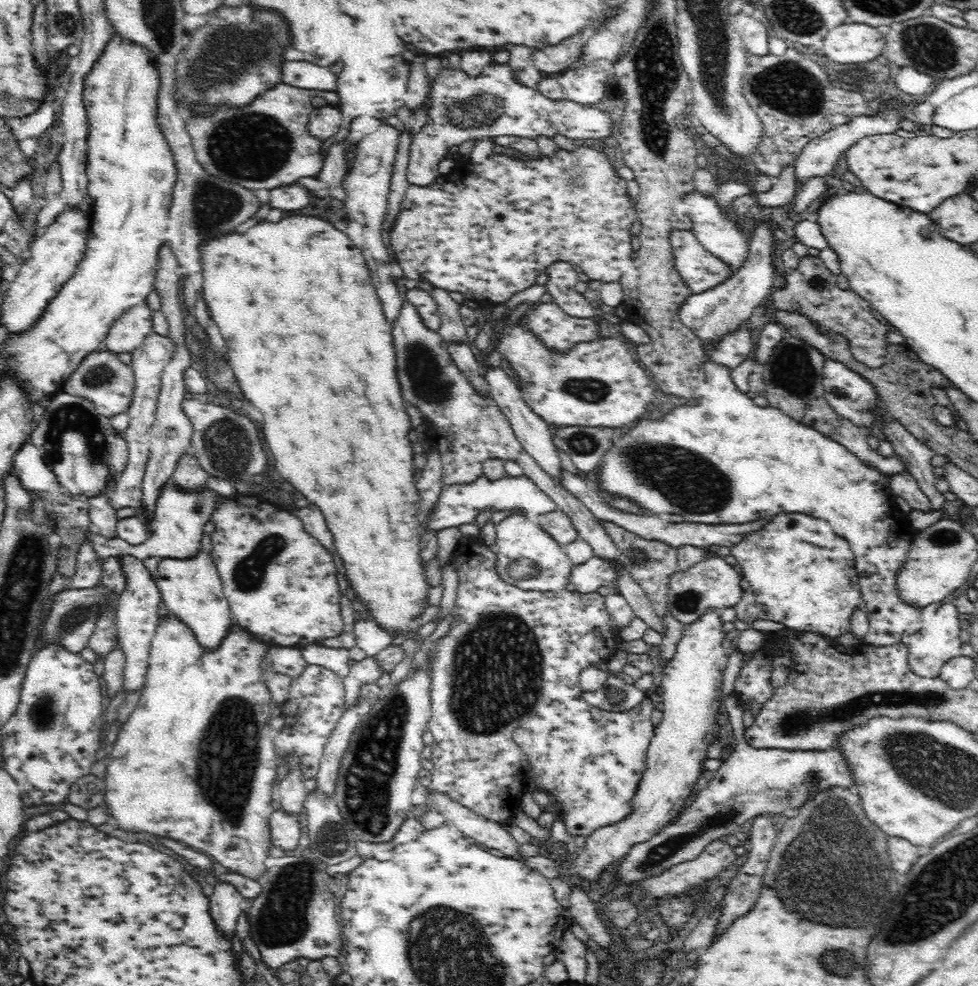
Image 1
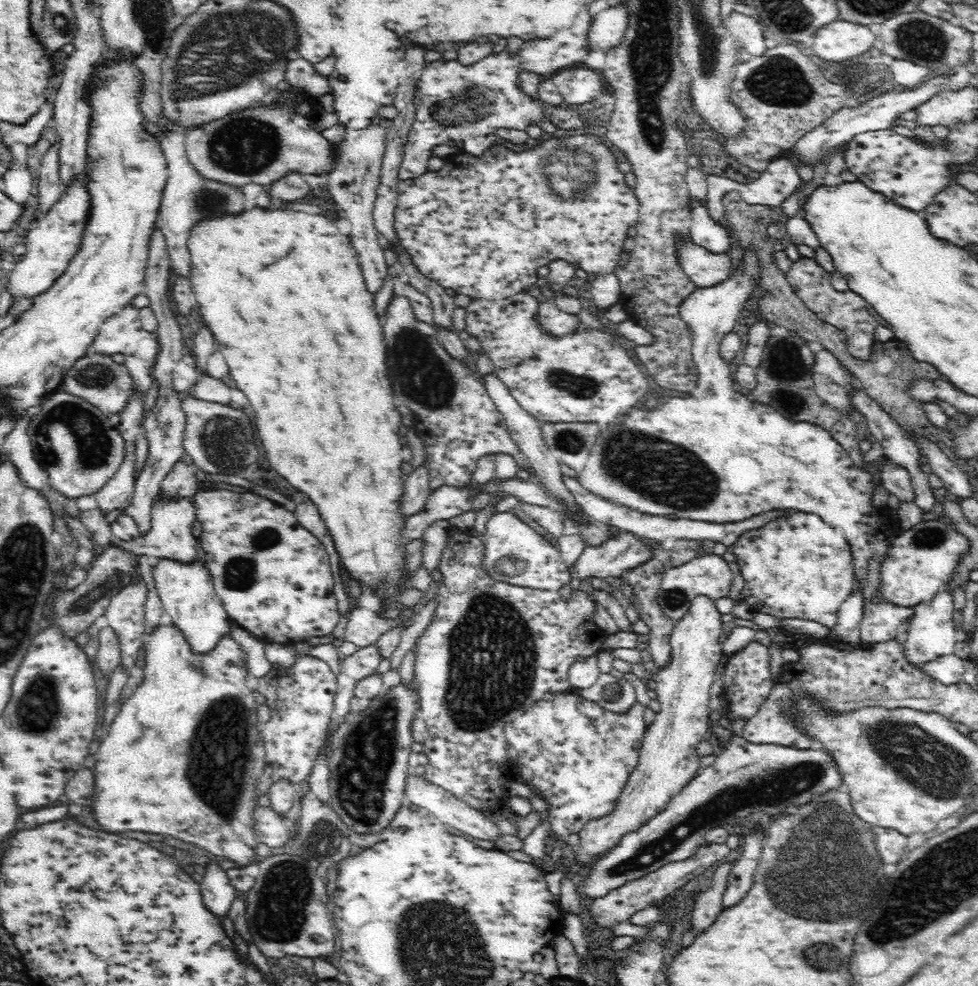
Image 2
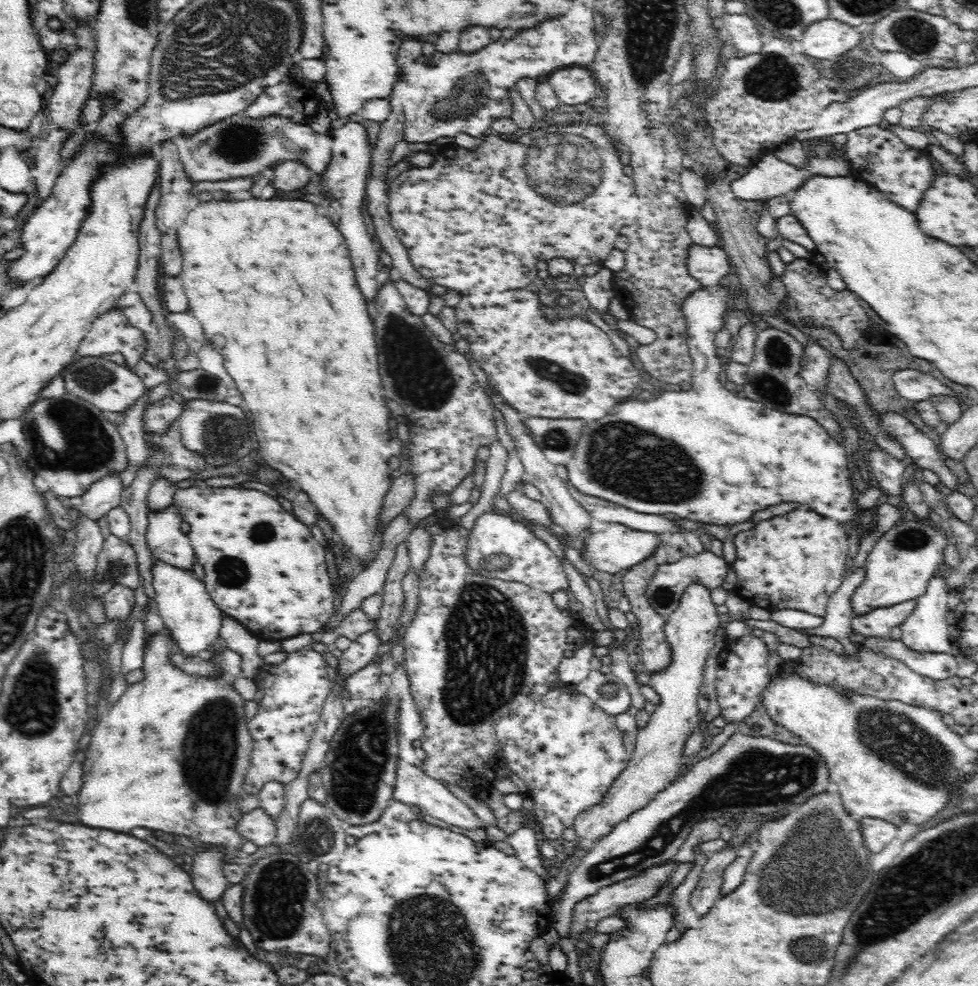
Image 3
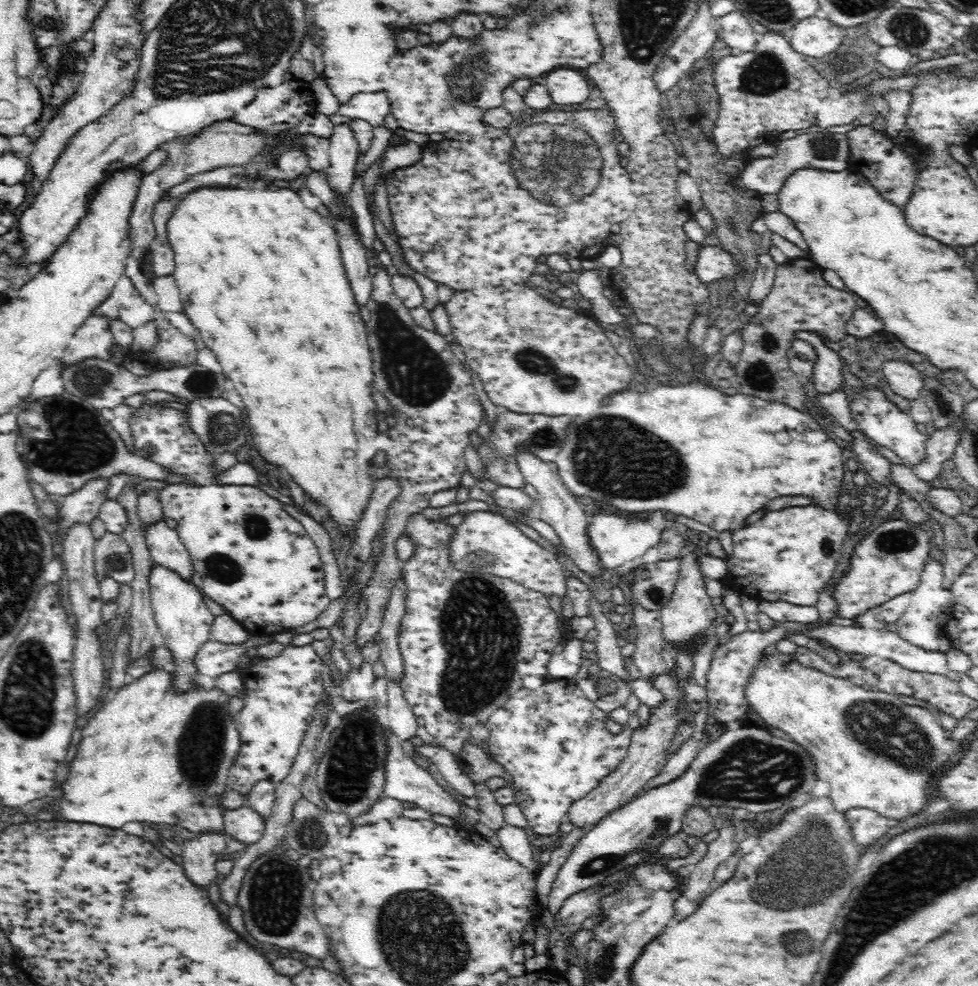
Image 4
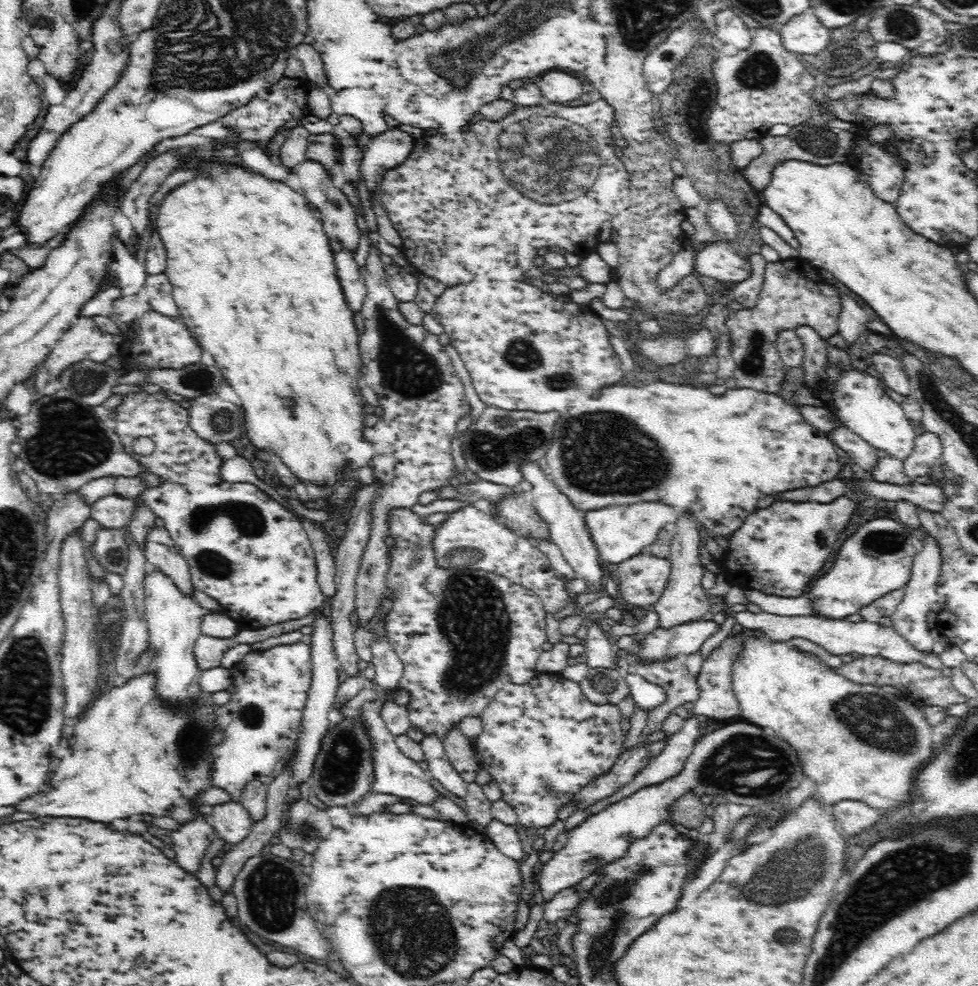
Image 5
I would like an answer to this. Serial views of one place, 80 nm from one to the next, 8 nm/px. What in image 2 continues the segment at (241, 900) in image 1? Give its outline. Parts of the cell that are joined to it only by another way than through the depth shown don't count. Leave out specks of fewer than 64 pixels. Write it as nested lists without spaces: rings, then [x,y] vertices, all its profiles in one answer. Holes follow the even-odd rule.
[[[208,864],[200,890],[205,905],[215,915],[218,914],[220,920],[229,918],[228,914],[235,899],[241,895],[228,879],[226,868],[220,869],[216,864]]]

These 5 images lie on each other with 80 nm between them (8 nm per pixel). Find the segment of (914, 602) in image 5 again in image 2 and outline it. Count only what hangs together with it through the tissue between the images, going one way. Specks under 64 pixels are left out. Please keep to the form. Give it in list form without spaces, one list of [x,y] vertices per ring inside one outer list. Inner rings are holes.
[[[950,594],[934,596],[930,604],[918,604],[913,608],[916,614],[913,614],[914,620],[912,620],[912,626],[909,626],[908,640],[903,642],[903,647],[908,662],[923,672],[923,666],[926,663],[935,661],[940,656],[956,655],[958,640],[954,634],[957,627],[952,619],[955,608]]]

